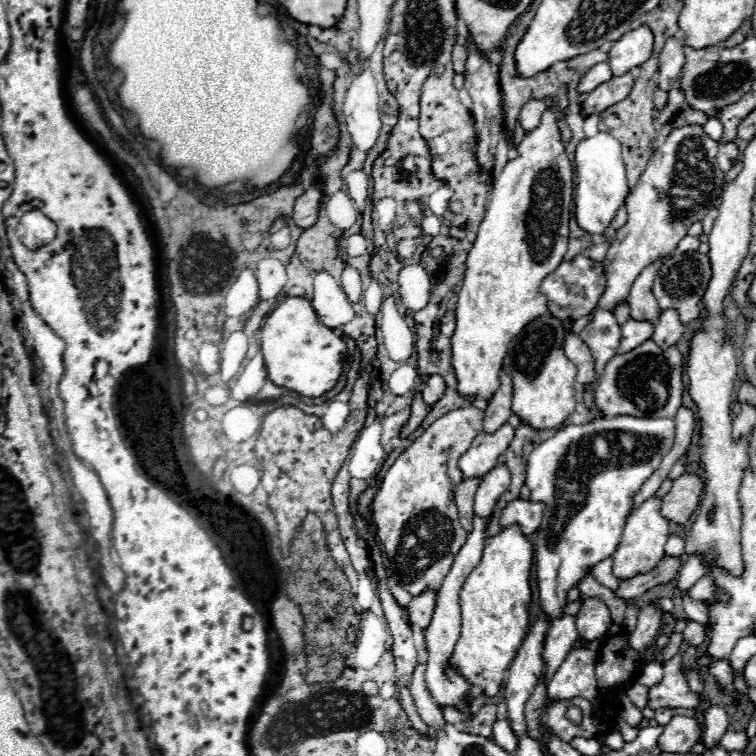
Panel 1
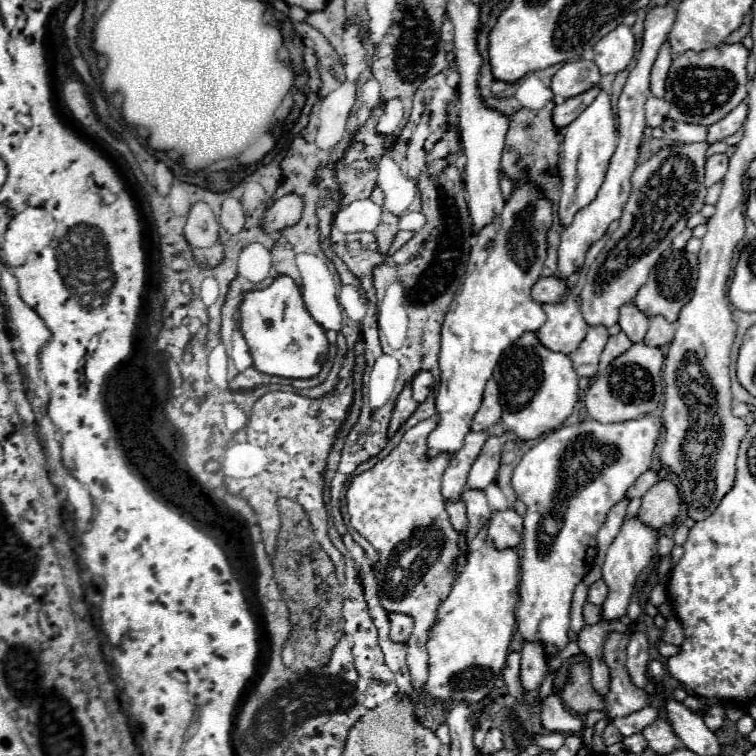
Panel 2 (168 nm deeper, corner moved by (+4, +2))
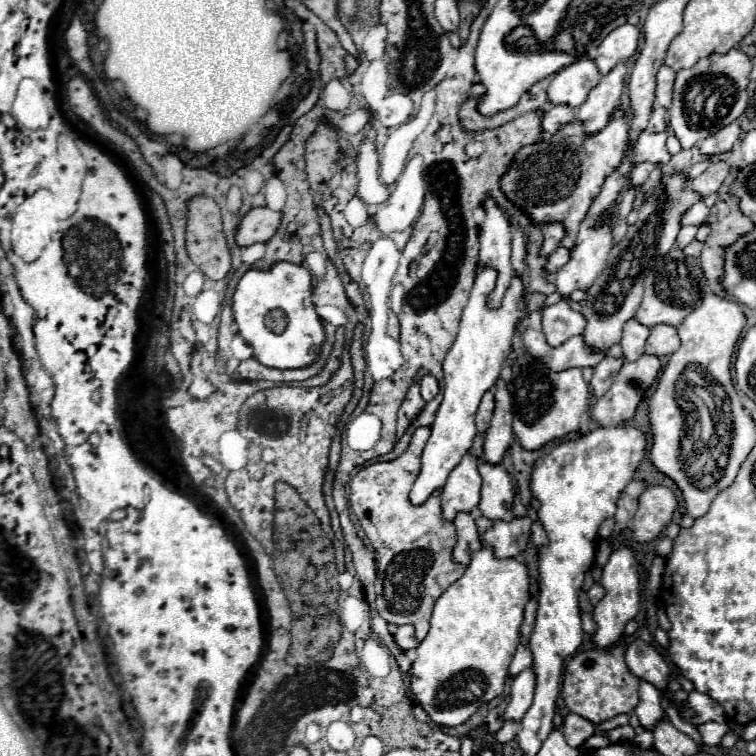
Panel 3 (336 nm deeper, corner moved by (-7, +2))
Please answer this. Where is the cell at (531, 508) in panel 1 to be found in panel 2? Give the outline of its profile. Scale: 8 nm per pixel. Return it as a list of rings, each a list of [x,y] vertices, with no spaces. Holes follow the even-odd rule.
[[[516,510],[496,512],[488,522],[488,538],[498,550],[516,548],[522,538],[522,516]]]

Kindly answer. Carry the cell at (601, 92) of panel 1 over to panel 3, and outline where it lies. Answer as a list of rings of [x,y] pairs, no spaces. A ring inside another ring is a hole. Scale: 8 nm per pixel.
[[[567,104],[553,106],[543,116],[543,132],[555,134],[563,124],[569,124],[575,120],[575,108],[567,108]]]

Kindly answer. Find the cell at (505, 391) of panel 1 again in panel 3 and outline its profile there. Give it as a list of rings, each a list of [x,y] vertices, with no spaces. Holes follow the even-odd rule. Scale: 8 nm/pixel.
[[[495,388],[487,390],[481,404],[479,404],[479,410],[477,410],[477,416],[475,416],[475,422],[477,422],[477,430],[481,434],[487,432],[489,428],[489,422],[491,422],[491,416],[493,416],[493,410],[495,410]]]

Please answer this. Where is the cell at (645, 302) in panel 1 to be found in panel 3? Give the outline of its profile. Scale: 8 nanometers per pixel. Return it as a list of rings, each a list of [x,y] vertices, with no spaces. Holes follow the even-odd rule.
[[[631,318],[627,324],[625,324],[625,330],[623,330],[623,340],[621,340],[621,346],[623,346],[623,358],[625,360],[637,360],[643,352],[645,352],[645,344],[647,344],[647,336],[649,336],[649,328],[639,324],[635,318]]]

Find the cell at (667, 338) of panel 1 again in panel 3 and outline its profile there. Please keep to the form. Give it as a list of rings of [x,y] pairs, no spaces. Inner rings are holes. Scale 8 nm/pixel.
[[[657,324],[651,328],[651,336],[647,340],[645,352],[647,354],[657,354],[657,356],[669,356],[679,348],[679,334],[677,328],[669,324]]]

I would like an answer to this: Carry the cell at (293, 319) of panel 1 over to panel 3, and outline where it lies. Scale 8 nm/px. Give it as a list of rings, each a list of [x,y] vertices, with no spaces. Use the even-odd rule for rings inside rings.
[[[279,262],[271,270],[249,270],[239,280],[237,290],[233,294],[235,322],[239,326],[239,334],[253,348],[255,358],[263,366],[295,370],[307,368],[317,360],[317,346],[323,346],[325,342],[325,328],[319,314],[315,312],[311,294],[311,274],[303,266],[291,262]],[[273,310],[281,310],[285,314],[287,324],[281,332],[273,332],[269,326],[269,314]]]

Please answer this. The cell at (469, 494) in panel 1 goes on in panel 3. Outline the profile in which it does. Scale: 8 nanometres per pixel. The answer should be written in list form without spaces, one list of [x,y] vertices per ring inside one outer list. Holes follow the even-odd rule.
[[[459,512],[453,522],[457,526],[457,546],[453,550],[453,560],[461,562],[461,564],[469,564],[471,554],[477,552],[479,548],[483,548],[475,518],[473,518],[473,514]]]

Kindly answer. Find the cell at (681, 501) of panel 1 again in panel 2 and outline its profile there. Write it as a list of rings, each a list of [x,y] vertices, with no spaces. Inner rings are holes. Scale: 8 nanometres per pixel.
[[[660,480],[642,496],[642,506],[636,518],[654,530],[660,530],[662,526],[674,522],[678,510],[680,510],[678,488],[670,480]]]

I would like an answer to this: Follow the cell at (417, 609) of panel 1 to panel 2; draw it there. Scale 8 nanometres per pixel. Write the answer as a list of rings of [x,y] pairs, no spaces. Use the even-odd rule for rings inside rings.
[[[390,616],[390,640],[392,642],[408,642],[412,632],[412,620],[408,620],[408,616]]]

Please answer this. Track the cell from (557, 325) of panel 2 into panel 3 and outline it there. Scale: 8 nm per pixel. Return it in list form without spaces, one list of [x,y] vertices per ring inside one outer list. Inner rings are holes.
[[[563,300],[543,310],[543,334],[547,338],[547,344],[555,348],[567,342],[571,336],[583,334],[585,326],[587,318]]]

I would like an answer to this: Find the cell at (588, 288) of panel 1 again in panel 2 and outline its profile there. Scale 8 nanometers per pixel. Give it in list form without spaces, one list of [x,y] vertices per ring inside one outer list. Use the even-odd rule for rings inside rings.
[[[548,276],[540,278],[532,286],[532,300],[538,304],[554,304],[566,298],[566,282],[560,280],[558,276]]]

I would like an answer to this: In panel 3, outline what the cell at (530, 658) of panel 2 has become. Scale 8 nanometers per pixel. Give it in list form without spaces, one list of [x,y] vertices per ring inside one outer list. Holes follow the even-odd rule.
[[[527,668],[513,678],[511,702],[505,710],[505,720],[521,720],[533,702],[533,694],[535,694],[535,672],[533,668]]]

